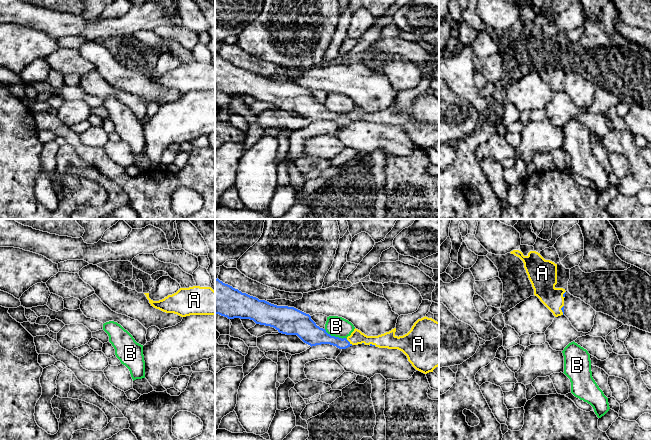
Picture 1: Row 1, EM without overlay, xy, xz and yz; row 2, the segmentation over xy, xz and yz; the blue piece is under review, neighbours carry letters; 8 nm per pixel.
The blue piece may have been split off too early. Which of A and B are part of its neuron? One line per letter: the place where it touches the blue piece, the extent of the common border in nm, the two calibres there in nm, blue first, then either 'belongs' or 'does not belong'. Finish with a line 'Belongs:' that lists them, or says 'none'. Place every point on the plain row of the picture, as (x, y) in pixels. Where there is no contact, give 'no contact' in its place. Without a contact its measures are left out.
A: xz (348, 117) | 70 nm | 140/110 nm | belongs
B: xz (334, 112) | 200 nm | 180/160 nm | does not belong
Belongs: A

